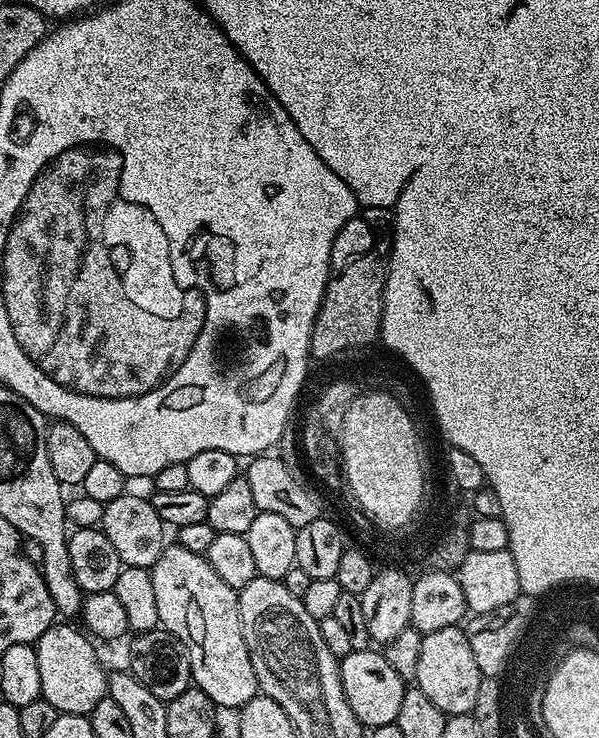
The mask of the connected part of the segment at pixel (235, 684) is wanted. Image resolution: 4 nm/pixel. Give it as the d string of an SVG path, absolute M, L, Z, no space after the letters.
M179 542L173 543L173 548L172 545L165 547L150 571L158 601L160 627L174 634L182 646L186 646L193 685L201 688L217 709L243 708L250 698L257 696L258 685L246 650L246 638L242 634L237 589L226 586L226 582L214 574L214 566L210 566L207 555L194 554Z

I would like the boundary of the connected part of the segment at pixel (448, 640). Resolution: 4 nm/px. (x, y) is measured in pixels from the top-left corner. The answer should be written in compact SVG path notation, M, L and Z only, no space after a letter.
M446 626L446 630L423 633L422 651L418 656L418 670L414 684L422 690L422 694L426 694L426 698L430 698L430 702L434 702L434 706L438 706L438 710L442 710L447 717L469 715L472 709L481 703L480 683L482 677L478 670L478 662L474 662L474 650L470 650L468 633L463 627Z

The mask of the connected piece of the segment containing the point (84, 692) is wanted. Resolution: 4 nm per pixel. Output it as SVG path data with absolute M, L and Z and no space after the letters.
M57 622L46 630L46 634L42 634L36 639L34 647L38 654L38 671L42 678L40 695L46 702L50 702L50 706L56 708L57 713L87 716L94 710L94 706L98 706L98 702L108 691L106 668L100 665L100 660L96 657L95 646L97 647L97 645L79 627L71 628L68 624L71 623Z

